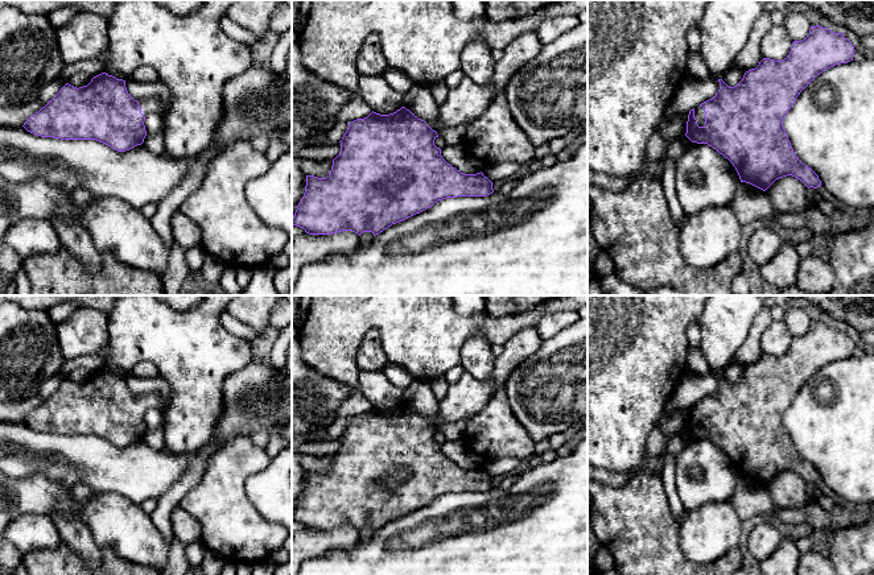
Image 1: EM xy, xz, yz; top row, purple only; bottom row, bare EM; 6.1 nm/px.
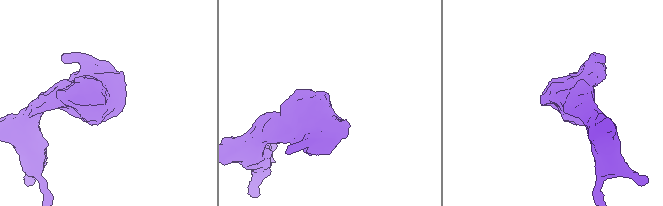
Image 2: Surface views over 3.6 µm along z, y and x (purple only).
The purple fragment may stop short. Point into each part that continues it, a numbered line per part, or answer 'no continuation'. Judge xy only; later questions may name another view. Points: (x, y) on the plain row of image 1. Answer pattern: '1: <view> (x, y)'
1: xy (148, 401)

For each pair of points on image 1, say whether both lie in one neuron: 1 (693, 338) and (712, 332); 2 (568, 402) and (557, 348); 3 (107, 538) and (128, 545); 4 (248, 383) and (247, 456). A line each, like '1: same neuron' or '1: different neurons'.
1: different neurons
2: same neuron
3: same neuron
4: different neurons

